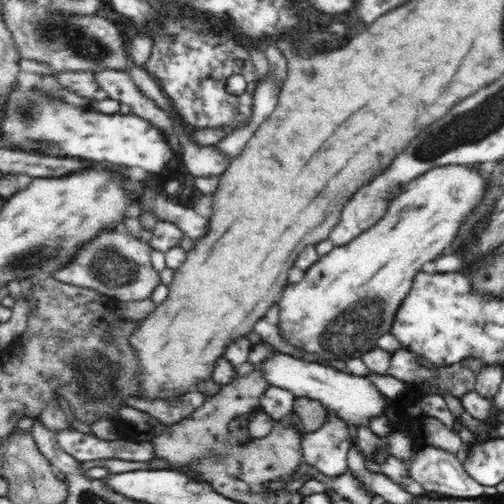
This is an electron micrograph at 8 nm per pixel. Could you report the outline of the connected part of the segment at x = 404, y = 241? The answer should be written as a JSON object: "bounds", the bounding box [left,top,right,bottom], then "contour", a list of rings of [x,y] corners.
{"bounds":[271,165,489,361],"contour":[[[471,165],[434,167],[412,180],[389,202],[388,210],[372,228],[360,232],[344,246],[334,246],[305,271],[302,281],[284,286],[271,315],[282,339],[296,348],[317,354],[322,361],[347,361],[360,358],[364,352],[372,350],[380,336],[392,331],[396,310],[408,296],[416,272],[432,274],[432,268],[422,268],[422,265],[442,256],[446,248],[450,248],[458,236],[458,230],[476,206],[482,204],[488,190],[489,180],[481,176],[478,167]]]}

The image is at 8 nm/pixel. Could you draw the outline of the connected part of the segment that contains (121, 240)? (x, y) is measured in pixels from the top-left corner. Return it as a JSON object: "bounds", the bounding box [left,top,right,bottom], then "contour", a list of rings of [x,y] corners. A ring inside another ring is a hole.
{"bounds":[54,228,161,302],"contour":[[[116,228],[114,230],[100,230],[92,244],[86,244],[70,264],[64,264],[64,268],[54,272],[54,278],[66,284],[94,290],[116,302],[151,298],[154,288],[161,284],[160,275],[150,260],[152,247],[142,239]]]}

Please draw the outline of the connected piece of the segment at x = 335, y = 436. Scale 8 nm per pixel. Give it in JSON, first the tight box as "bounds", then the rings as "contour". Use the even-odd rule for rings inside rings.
{"bounds":[302,409,353,477],"contour":[[[324,409],[328,413],[324,426],[302,436],[302,460],[324,476],[337,477],[348,470],[347,454],[353,443],[347,424],[331,410]]]}

